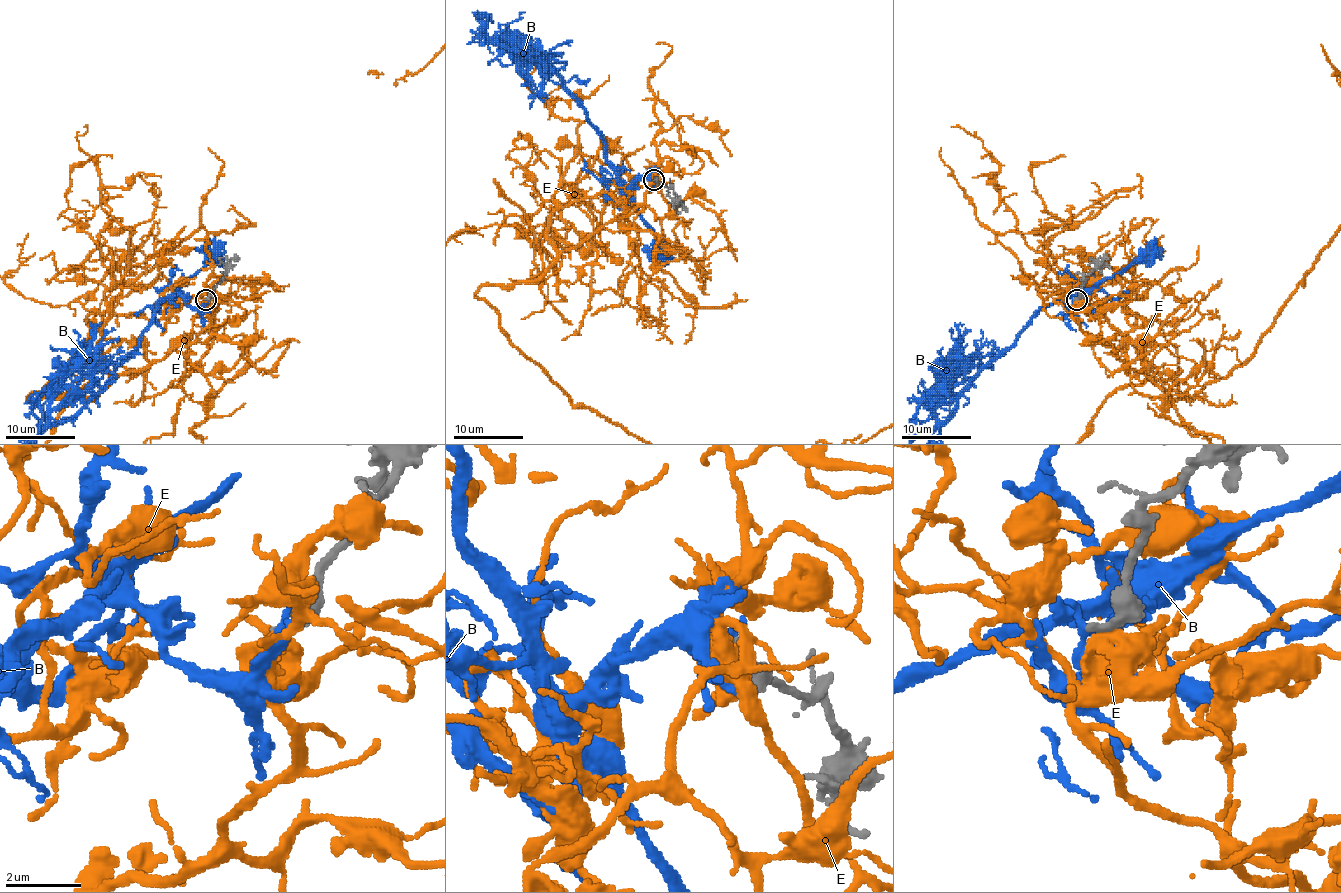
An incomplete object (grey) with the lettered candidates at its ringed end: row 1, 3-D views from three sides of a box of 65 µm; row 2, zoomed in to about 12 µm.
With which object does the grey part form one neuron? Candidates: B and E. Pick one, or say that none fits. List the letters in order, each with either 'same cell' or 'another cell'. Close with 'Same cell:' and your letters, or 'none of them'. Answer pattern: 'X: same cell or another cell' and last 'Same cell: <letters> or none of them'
B: another cell
E: another cell
Same cell: none of them

